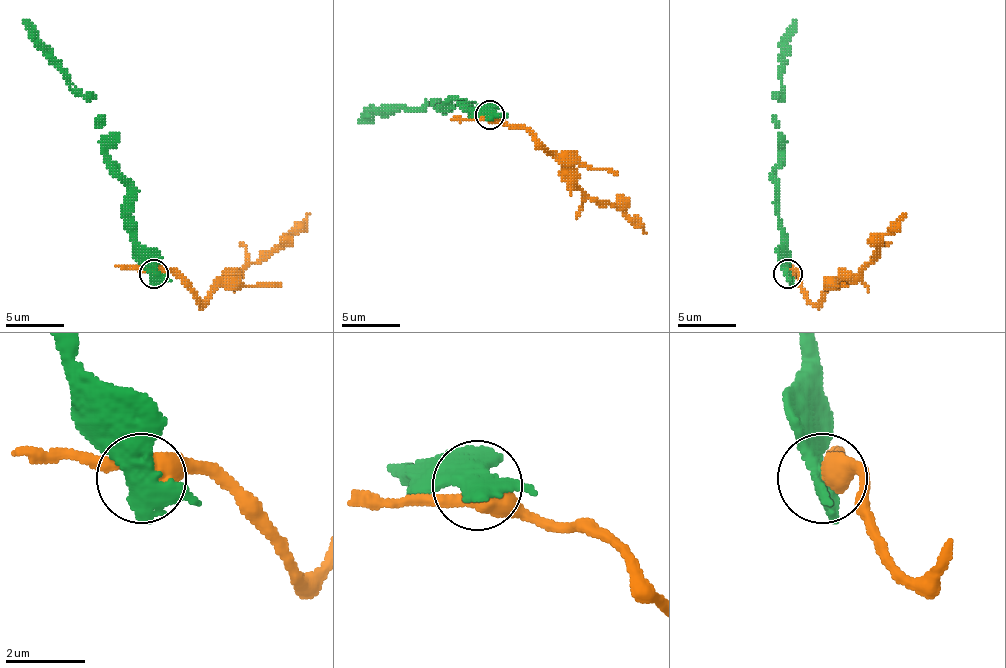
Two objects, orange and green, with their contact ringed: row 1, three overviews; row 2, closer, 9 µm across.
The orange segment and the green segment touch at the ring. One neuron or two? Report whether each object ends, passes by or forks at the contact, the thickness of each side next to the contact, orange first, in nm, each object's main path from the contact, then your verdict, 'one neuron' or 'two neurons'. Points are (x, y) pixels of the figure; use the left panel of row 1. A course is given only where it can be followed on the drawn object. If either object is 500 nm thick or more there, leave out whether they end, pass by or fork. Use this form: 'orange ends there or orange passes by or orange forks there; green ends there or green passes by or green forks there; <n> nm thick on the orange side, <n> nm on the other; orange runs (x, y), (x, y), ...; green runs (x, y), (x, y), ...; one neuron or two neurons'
orange passes by; green passes by; 480 nm thick on the orange side, 480 nm on the other; orange runs (153, 274), (176, 274), (202, 303), (220, 286), (281, 243), (310, 214); green runs (153, 274), (150, 254), (136, 240), (130, 182), (104, 153), (98, 115), (23, 20); two neurons

